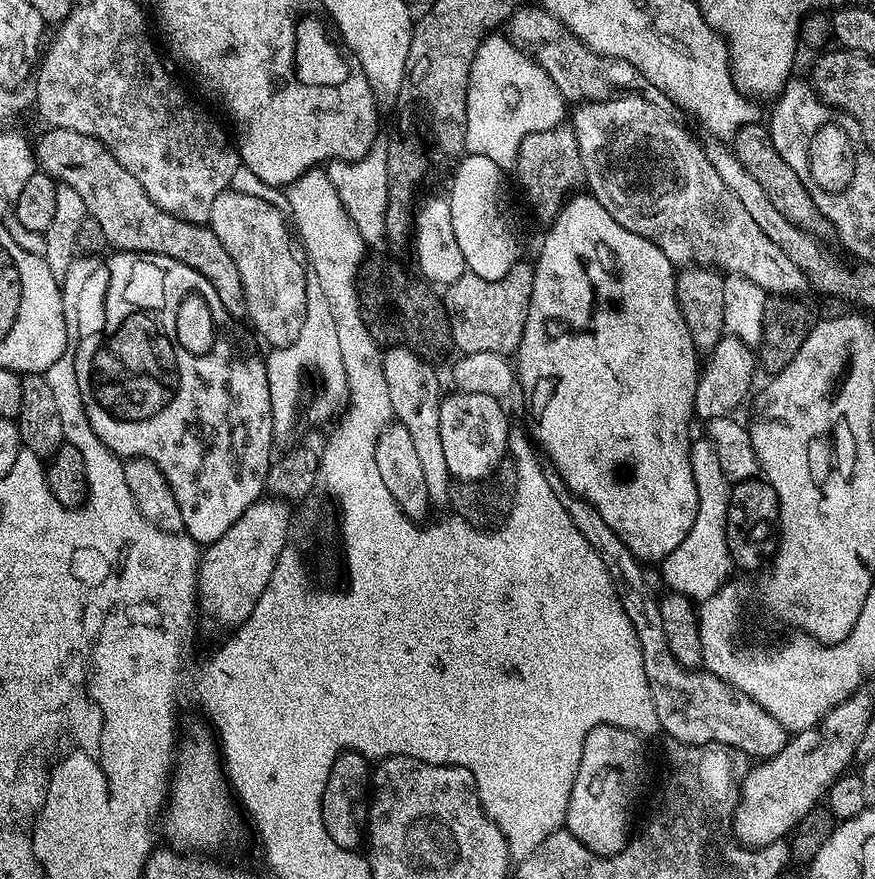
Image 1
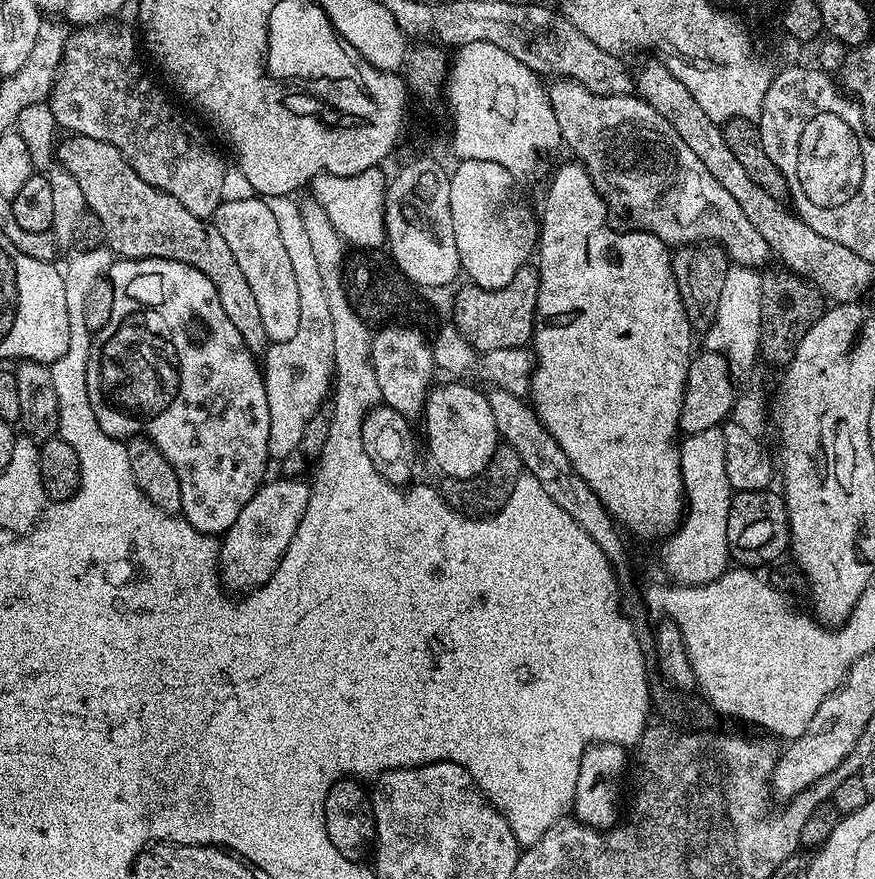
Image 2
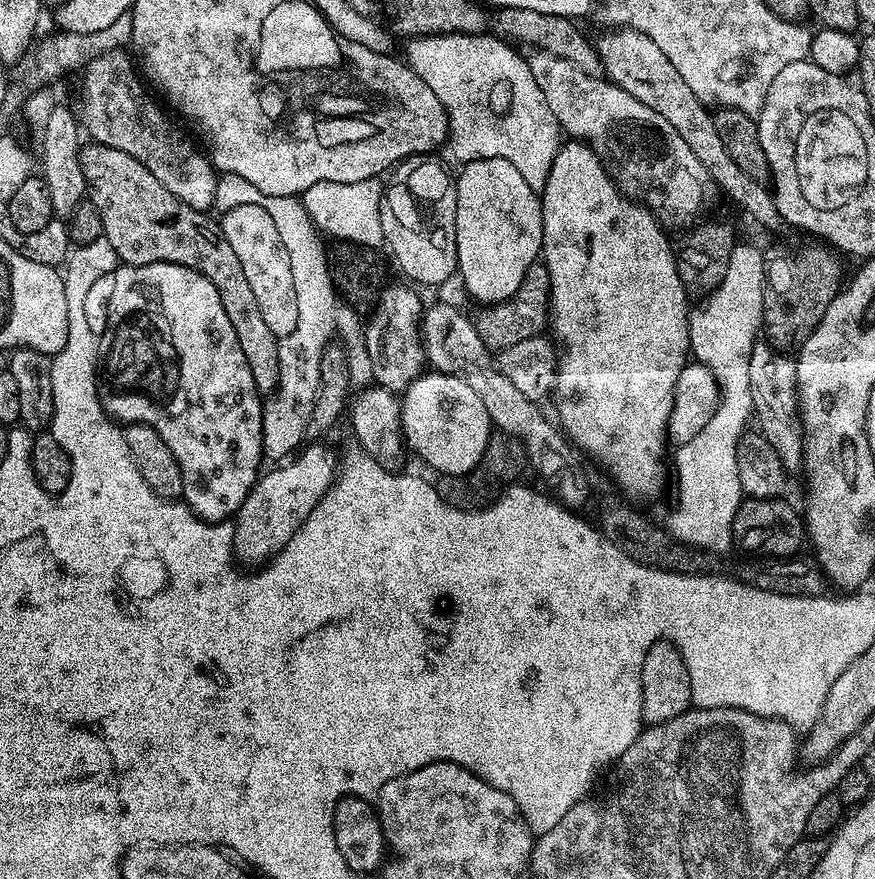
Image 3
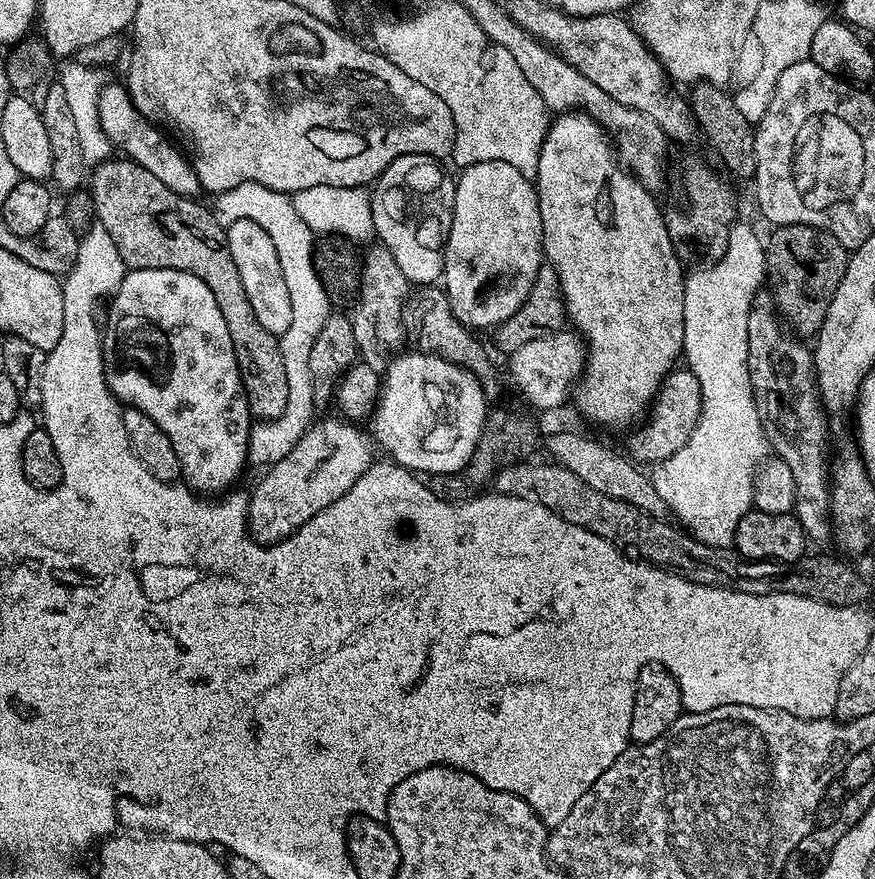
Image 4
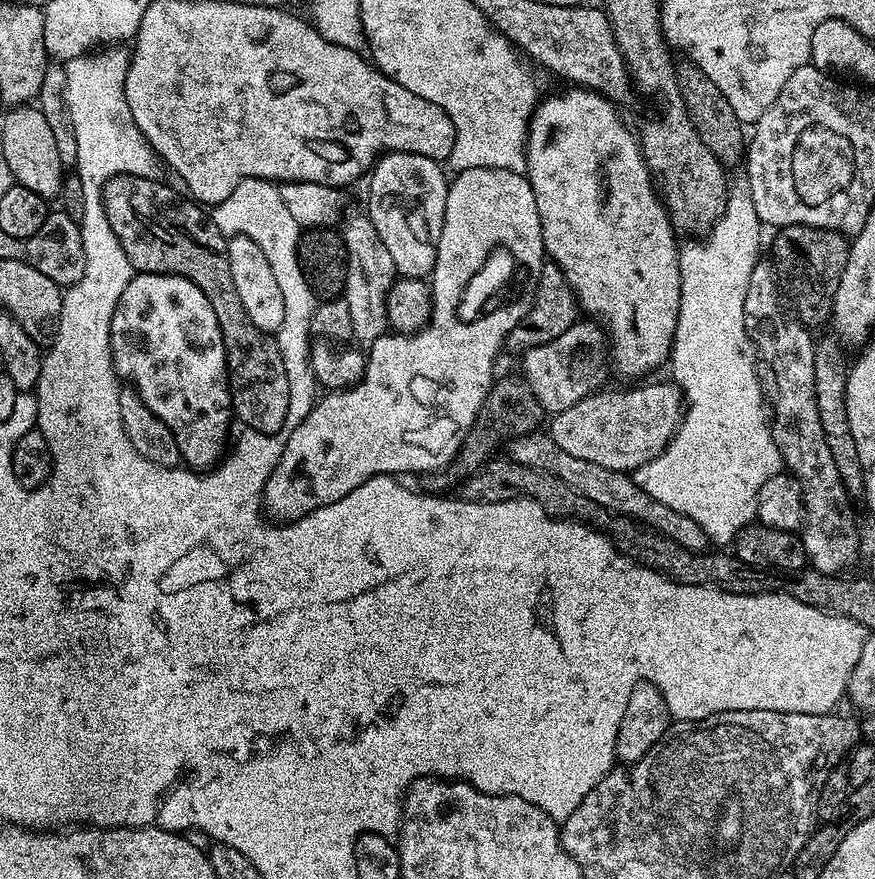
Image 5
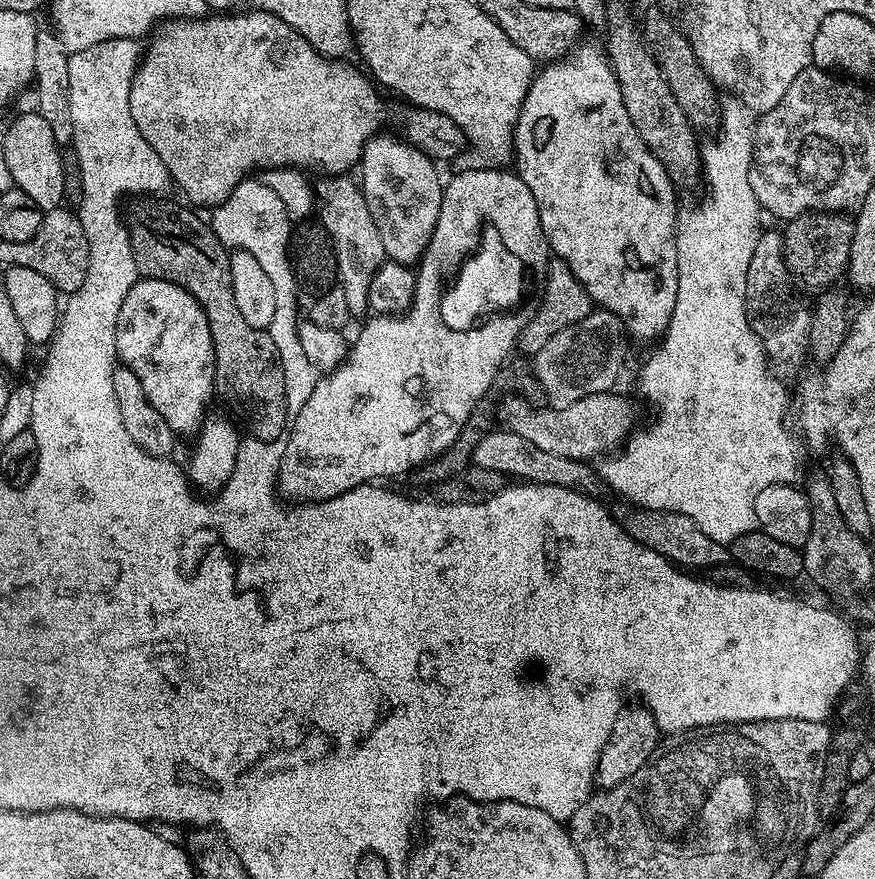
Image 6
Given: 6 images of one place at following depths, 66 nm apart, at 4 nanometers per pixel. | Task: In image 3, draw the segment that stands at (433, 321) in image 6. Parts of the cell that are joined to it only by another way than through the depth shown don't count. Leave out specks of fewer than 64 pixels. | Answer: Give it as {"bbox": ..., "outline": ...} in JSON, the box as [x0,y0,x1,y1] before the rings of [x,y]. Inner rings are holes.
{"bbox":[232,158,544,566],"outline":[[[482,158],[481,160],[469,160],[463,165],[464,168],[460,172],[460,177],[455,177],[455,186],[457,194],[457,266],[458,279],[464,283],[464,288],[477,300],[477,305],[487,306],[489,304],[501,304],[503,300],[509,300],[518,290],[518,286],[522,286],[522,282],[526,278],[528,268],[537,263],[541,259],[542,249],[544,247],[544,219],[542,218],[542,206],[540,205],[540,196],[531,186],[527,185],[526,178],[522,178],[522,174],[518,174],[510,162],[506,162],[506,158]],[[435,370],[425,371],[404,389],[400,400],[400,425],[404,431],[405,445],[411,451],[413,448],[436,474],[445,476],[464,476],[474,470],[477,462],[484,457],[488,441],[494,435],[492,420],[486,414],[486,406],[482,406],[478,394],[474,394],[474,389],[466,386],[462,378]],[[312,442],[301,447],[294,458],[273,467],[276,468],[273,472],[265,471],[257,479],[246,502],[242,502],[234,517],[236,533],[232,546],[237,561],[245,560],[252,564],[248,566],[271,561],[273,556],[284,549],[286,542],[294,538],[318,502],[332,489],[338,475],[338,460],[336,464],[335,454],[324,444],[326,443]]]}

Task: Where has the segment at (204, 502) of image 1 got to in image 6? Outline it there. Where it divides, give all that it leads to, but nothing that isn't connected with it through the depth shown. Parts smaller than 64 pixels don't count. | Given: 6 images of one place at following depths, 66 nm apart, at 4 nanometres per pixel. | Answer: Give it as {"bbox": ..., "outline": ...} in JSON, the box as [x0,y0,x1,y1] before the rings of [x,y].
{"bbox":[116,279,216,438],"outline":[[[137,279],[130,294],[126,294],[126,302],[122,302],[122,310],[118,310],[116,355],[123,367],[138,374],[138,382],[142,382],[146,398],[150,398],[150,406],[154,406],[154,410],[158,410],[158,414],[166,418],[170,430],[174,430],[180,438],[195,437],[209,415],[208,403],[214,400],[216,390],[214,342],[210,338],[210,326],[206,322],[206,314],[202,306],[198,306],[196,299],[174,282]]]}

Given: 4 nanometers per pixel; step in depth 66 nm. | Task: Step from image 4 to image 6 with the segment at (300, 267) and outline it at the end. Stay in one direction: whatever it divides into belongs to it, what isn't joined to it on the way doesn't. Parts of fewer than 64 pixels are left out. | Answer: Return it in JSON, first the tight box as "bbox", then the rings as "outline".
{"bbox":[210,178,298,308],"outline":[[[245,178],[217,208],[211,209],[210,223],[215,234],[224,247],[254,254],[254,258],[267,262],[270,282],[274,282],[276,306],[298,308],[298,281],[292,270],[290,259],[290,237],[293,225],[286,214],[286,206],[274,190],[261,183],[258,178]]]}

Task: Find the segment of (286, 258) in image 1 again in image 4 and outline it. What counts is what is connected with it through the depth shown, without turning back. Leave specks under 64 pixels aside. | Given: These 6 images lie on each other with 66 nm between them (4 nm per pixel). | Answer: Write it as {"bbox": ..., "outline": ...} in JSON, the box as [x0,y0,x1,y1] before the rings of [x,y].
{"bbox":[226,220,292,338],"outline":[[[239,220],[226,229],[230,258],[234,258],[234,266],[238,266],[238,274],[242,278],[242,286],[246,286],[246,298],[250,298],[250,306],[254,306],[254,315],[258,322],[270,334],[277,338],[286,334],[290,327],[292,309],[290,307],[290,290],[286,286],[286,278],[282,274],[282,262],[278,258],[278,250],[270,242],[270,236],[258,222]]]}

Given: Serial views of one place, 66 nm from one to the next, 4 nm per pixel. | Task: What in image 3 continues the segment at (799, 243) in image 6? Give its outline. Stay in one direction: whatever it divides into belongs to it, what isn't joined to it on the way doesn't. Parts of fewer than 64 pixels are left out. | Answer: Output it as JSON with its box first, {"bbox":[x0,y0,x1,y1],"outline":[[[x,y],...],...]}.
{"bbox":[764,243,842,354],"outline":[[[823,243],[804,244],[795,248],[792,244],[772,244],[764,253],[764,332],[767,343],[788,354],[799,349],[810,334],[822,322],[826,306],[842,287],[840,268]]]}

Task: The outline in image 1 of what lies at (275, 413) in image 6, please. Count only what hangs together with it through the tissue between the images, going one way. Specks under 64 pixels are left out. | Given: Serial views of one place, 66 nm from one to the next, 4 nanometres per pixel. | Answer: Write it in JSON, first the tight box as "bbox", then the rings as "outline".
{"bbox":[34,127,245,318],"outline":[[[49,127],[44,131],[48,132],[42,133],[40,141],[37,139],[34,144],[39,171],[45,172],[59,183],[72,187],[82,197],[82,202],[86,202],[88,214],[94,218],[94,222],[98,222],[98,226],[102,226],[102,231],[106,233],[109,245],[113,249],[121,252],[158,254],[166,258],[174,258],[198,270],[198,274],[202,274],[202,278],[206,278],[206,282],[210,282],[210,286],[218,290],[218,299],[221,300],[222,306],[226,306],[226,310],[233,318],[245,315],[242,274],[238,274],[238,266],[234,266],[234,258],[226,254],[226,246],[218,242],[218,234],[214,234],[211,226],[186,222],[162,210],[162,206],[154,206],[154,202],[150,202],[150,194],[146,194],[146,190],[142,190],[142,185],[138,183],[138,178],[134,178],[134,174],[130,174],[130,170],[126,170],[126,166],[122,166],[122,162],[118,162],[114,154],[110,154],[107,146],[92,136],[76,132],[73,128]]]}

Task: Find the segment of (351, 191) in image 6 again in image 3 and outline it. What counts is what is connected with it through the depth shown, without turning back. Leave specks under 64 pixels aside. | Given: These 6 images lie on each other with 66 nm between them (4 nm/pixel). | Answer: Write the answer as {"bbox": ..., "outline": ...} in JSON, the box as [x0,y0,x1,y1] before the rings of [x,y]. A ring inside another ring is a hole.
{"bbox":[364,283,425,394],"outline":[[[407,283],[381,287],[372,317],[364,325],[364,341],[370,354],[372,380],[379,387],[393,394],[403,393],[425,371],[424,344],[420,340],[420,319],[422,303],[416,297],[417,289]],[[408,287],[408,288],[407,288]]]}

